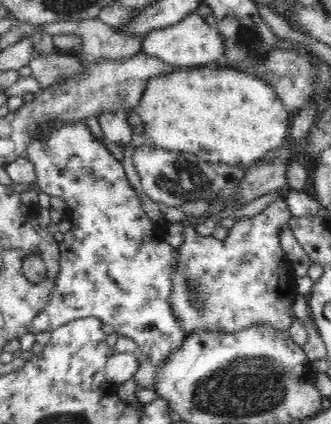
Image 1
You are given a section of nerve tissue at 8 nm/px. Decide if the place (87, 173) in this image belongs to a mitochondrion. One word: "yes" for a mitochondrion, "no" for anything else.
yes

